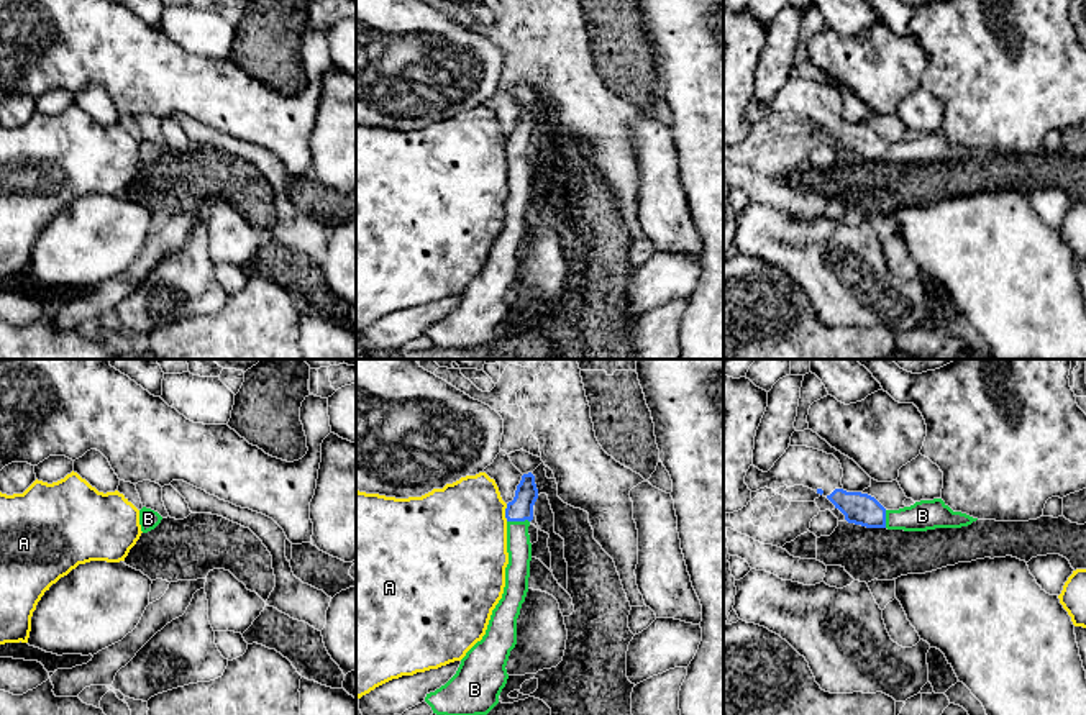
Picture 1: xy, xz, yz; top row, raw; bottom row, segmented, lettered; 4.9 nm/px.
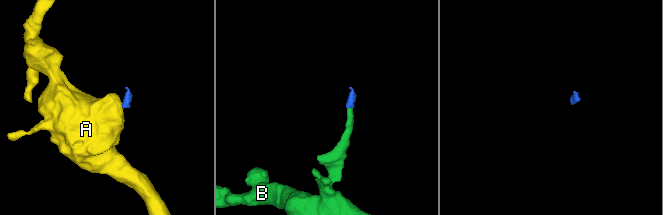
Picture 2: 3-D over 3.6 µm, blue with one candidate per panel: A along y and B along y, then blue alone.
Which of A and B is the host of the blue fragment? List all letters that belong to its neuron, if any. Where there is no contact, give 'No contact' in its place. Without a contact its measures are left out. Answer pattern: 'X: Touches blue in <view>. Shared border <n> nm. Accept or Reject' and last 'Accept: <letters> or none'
A: Touches blue in xz. Shared border 90 nm. Reject
B: Touches blue in xz. Shared border 110 nm. Accept
Accept: B

